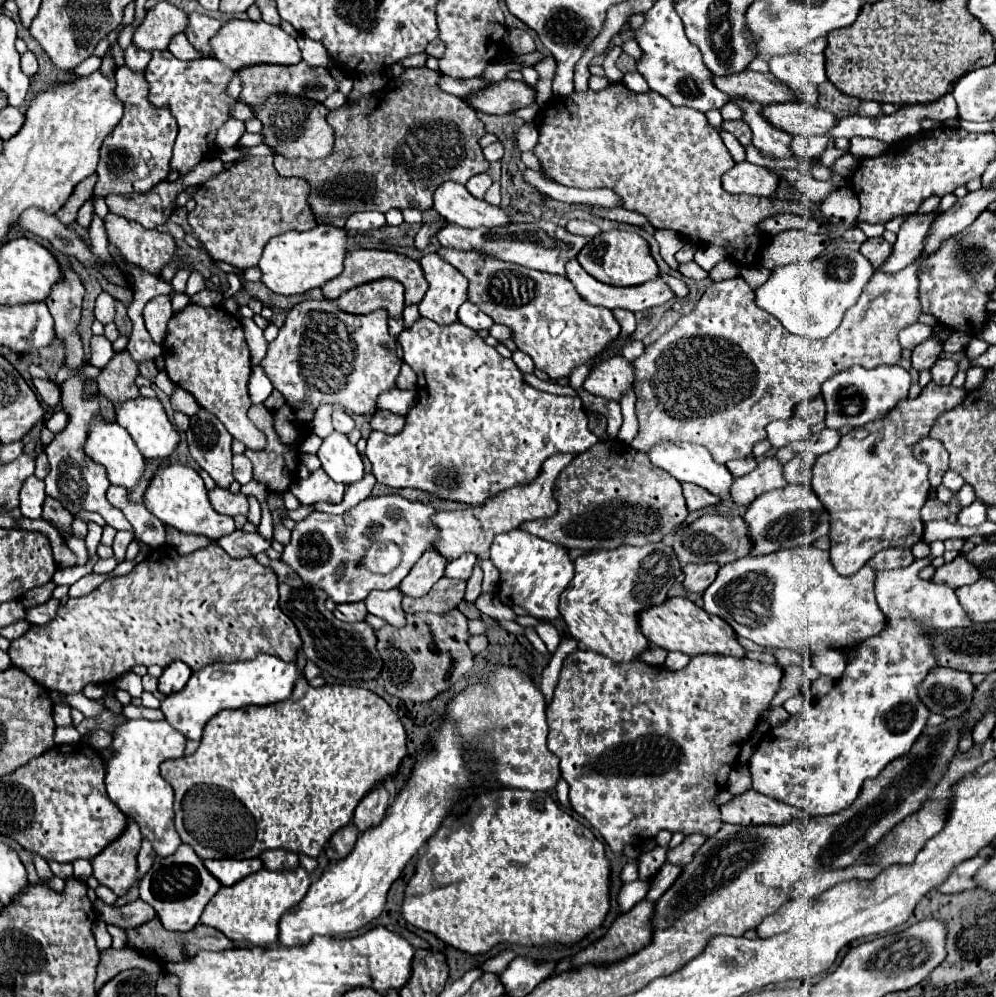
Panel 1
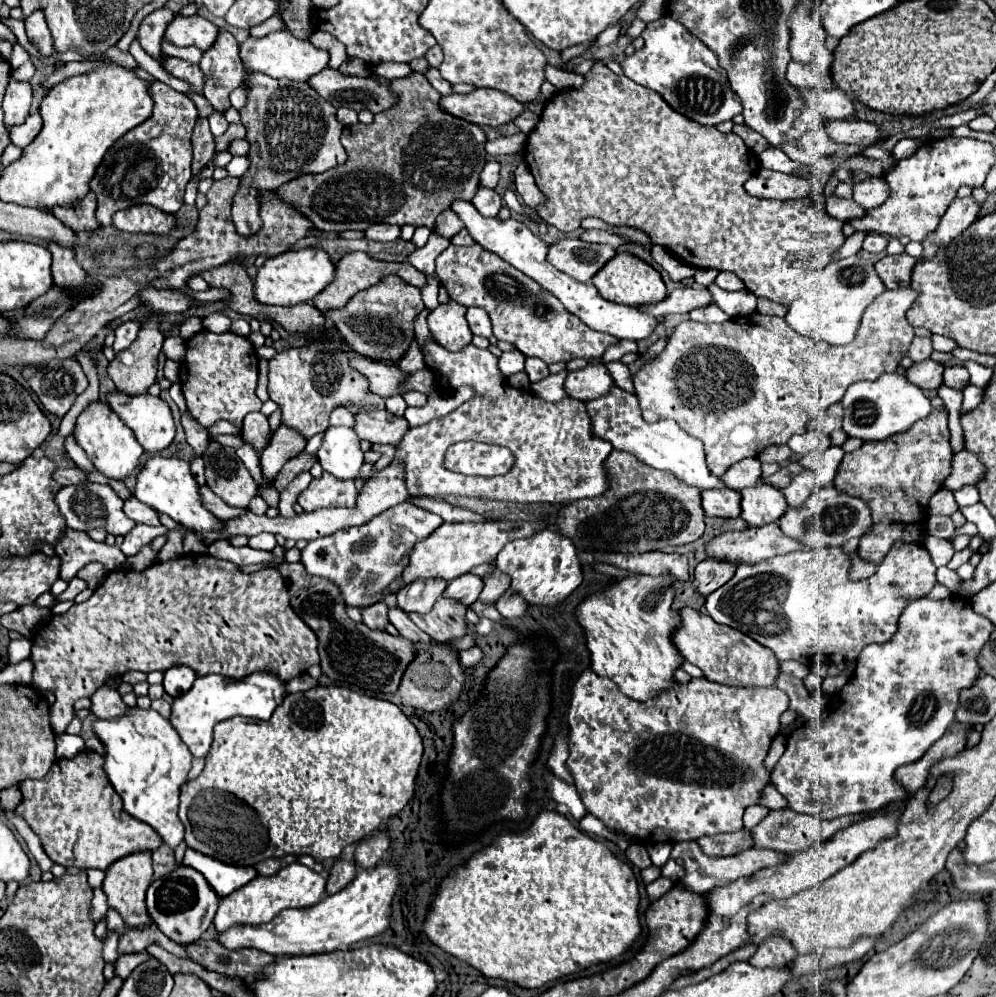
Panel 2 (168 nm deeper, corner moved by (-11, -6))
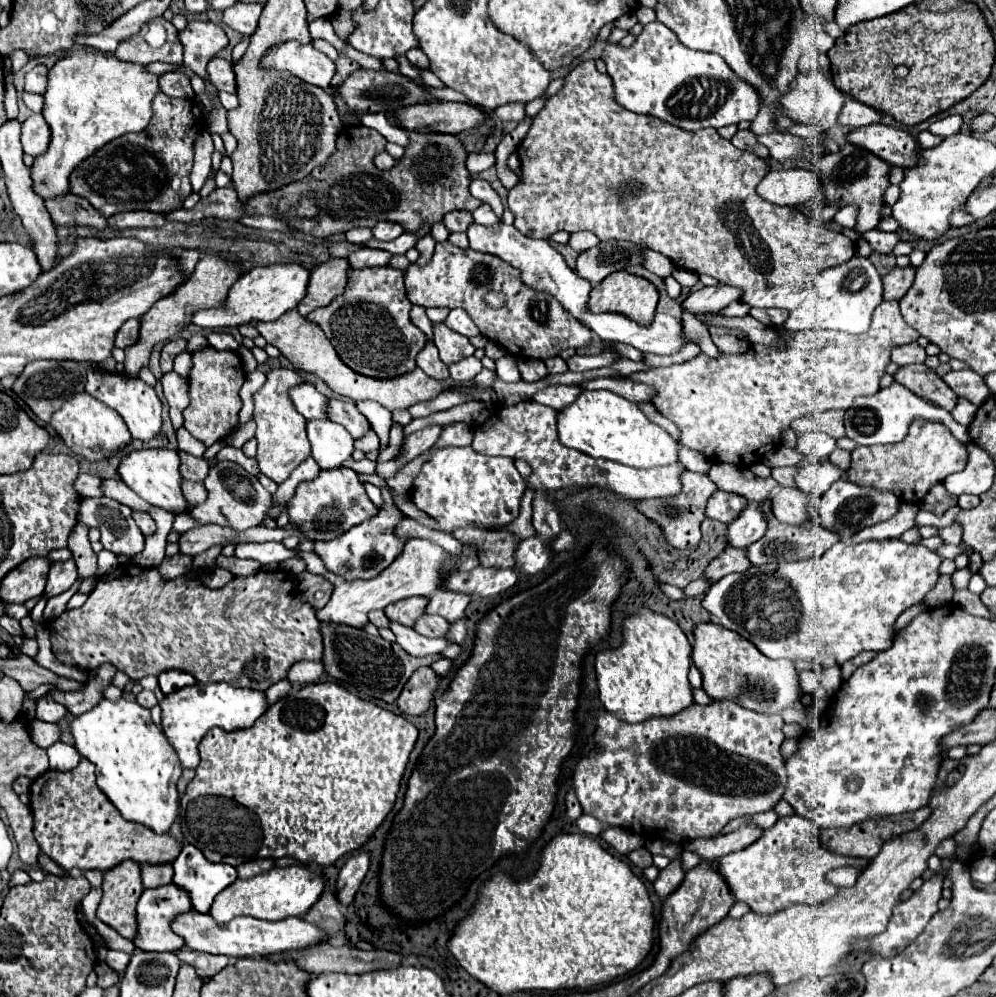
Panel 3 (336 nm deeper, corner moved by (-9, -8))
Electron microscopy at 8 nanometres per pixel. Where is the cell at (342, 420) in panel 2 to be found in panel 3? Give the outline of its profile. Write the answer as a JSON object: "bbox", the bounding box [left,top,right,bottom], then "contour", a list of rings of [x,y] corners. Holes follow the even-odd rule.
{"bbox":[292,383,328,421],"contour":[[[304,383],[300,387],[292,389],[292,401],[296,409],[310,421],[310,419],[322,419],[328,421],[328,397],[316,391],[314,385]]]}

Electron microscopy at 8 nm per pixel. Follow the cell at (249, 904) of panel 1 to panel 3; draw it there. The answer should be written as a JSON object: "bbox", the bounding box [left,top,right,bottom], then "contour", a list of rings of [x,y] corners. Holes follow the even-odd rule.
{"bbox":[210,865,324,923],"contour":[[[302,865],[274,867],[268,873],[262,873],[258,877],[234,881],[234,885],[226,887],[216,897],[214,909],[210,909],[210,915],[218,923],[226,923],[238,915],[256,917],[256,919],[264,919],[264,921],[280,921],[288,915],[302,917],[318,901],[322,891],[324,891],[324,881],[306,867],[302,867]]]}

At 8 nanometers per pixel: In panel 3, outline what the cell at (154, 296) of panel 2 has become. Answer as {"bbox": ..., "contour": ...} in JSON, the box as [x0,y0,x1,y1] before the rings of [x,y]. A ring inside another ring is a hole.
{"bbox":[192,263,310,327],"contour":[[[274,263],[264,267],[254,267],[244,273],[228,293],[224,307],[200,309],[192,315],[192,323],[200,327],[232,327],[244,325],[250,321],[274,321],[304,299],[306,287],[310,281],[310,271],[298,263]]]}

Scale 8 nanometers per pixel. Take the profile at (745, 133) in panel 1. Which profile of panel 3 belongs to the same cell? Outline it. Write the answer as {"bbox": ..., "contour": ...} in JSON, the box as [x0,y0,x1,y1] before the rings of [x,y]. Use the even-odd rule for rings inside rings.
{"bbox":[732,129,768,159],"contour":[[[746,129],[746,131],[738,131],[738,133],[732,137],[732,143],[734,143],[738,149],[742,149],[742,151],[750,151],[750,153],[762,157],[762,159],[768,157],[768,149],[766,149],[764,145],[758,143],[756,135],[754,135],[750,129]]]}

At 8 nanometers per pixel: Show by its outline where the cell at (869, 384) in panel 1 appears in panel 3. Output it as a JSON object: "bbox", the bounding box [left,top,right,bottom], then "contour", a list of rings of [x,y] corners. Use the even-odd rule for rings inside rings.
{"bbox":[844,383,970,445],"contour":[[[892,383],[890,387],[886,389],[880,389],[878,393],[874,395],[868,395],[868,397],[856,397],[854,403],[850,405],[850,409],[846,409],[846,417],[844,417],[844,425],[846,425],[846,437],[850,437],[852,441],[856,441],[858,445],[876,445],[876,443],[898,443],[906,437],[908,433],[908,427],[914,419],[926,419],[926,421],[940,421],[944,423],[950,433],[960,439],[962,443],[968,443],[970,437],[968,437],[968,429],[962,427],[960,423],[956,423],[952,419],[952,415],[938,407],[938,405],[932,405],[928,401],[924,401],[922,397],[914,395],[910,389],[906,389],[904,385],[900,383]]]}

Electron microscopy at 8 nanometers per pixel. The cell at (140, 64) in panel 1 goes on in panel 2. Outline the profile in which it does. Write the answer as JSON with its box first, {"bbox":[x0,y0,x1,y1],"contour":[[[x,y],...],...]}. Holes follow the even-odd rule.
{"bbox":[136,9,174,57],"contour":[[[156,9],[140,21],[136,39],[148,55],[152,55],[152,57],[160,55],[160,43],[162,43],[164,31],[172,19],[174,19],[174,13],[170,9]]]}

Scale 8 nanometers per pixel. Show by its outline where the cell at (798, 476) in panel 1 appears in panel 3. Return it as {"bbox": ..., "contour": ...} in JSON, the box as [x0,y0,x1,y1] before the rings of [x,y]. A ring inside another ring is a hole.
{"bbox":[772,487,808,525],"contour":[[[782,487],[772,497],[772,513],[780,523],[808,525],[806,493],[798,487]]]}

